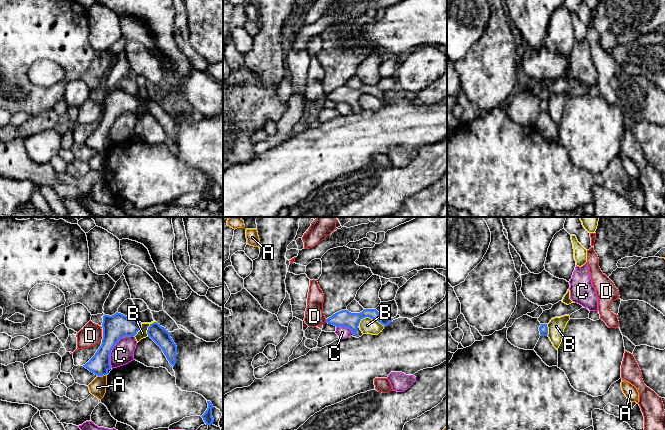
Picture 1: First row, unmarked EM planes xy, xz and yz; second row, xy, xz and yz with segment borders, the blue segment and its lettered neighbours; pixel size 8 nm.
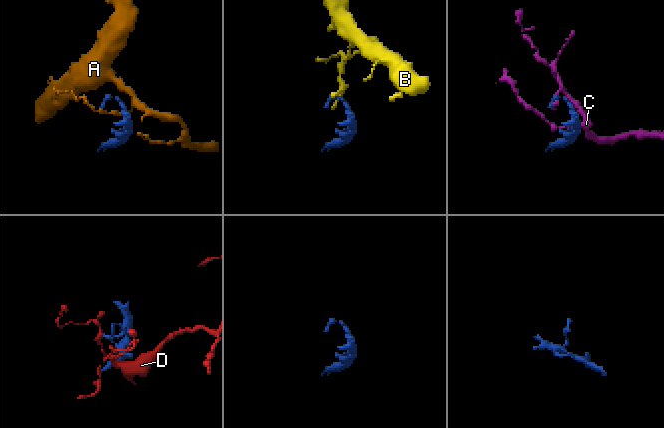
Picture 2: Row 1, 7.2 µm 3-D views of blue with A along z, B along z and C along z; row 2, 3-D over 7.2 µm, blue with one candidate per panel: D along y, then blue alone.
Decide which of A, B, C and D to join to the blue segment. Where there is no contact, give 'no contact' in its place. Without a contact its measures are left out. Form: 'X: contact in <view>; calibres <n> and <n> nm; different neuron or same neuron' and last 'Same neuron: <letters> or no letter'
A: contact in xy; calibres 170 and 140 nm; different neuron
B: contact in xz; calibres 130 and 130 nm; different neuron
C: contact in xy; calibres 200 and 180 nm; different neuron
D: contact in xz; calibres 130 and 160 nm; different neuron
Same neuron: no letter

